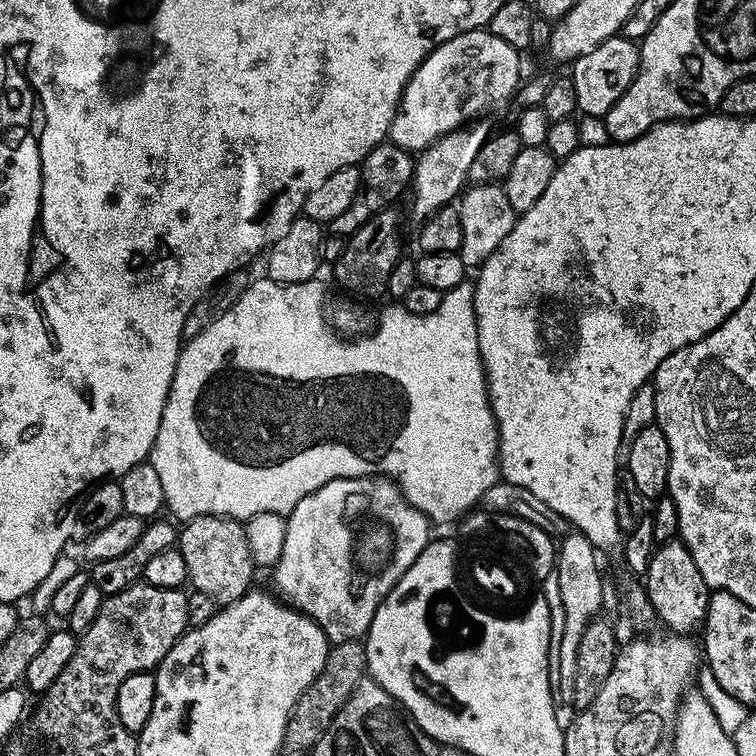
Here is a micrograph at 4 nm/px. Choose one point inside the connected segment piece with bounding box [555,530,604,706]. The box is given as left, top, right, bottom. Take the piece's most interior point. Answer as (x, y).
(582, 585)

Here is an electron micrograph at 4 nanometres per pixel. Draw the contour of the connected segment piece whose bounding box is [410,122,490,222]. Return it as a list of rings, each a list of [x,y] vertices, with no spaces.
[[[472,122],[437,138],[415,157],[416,169],[412,175],[410,197],[412,212],[424,222],[440,208],[451,205],[465,191],[469,183],[470,166],[479,148],[490,139],[490,131],[483,122]]]

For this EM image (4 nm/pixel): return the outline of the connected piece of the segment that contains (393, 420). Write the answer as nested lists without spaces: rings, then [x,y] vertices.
[[[261,278],[261,280],[253,279],[249,283],[246,294],[242,294],[242,298],[238,298],[238,302],[234,302],[232,308],[227,308],[217,320],[210,322],[210,326],[206,326],[206,330],[202,330],[202,334],[191,337],[181,347],[180,357],[176,363],[176,373],[172,379],[172,389],[168,392],[166,406],[162,410],[162,422],[158,426],[158,438],[154,442],[150,457],[150,462],[154,466],[154,470],[158,470],[158,475],[162,482],[162,494],[164,495],[167,511],[169,513],[172,511],[173,514],[171,513],[171,515],[177,521],[187,522],[194,519],[195,516],[226,516],[243,522],[250,519],[254,514],[262,514],[263,512],[287,514],[294,510],[294,506],[298,506],[298,502],[302,502],[302,498],[306,498],[306,494],[326,486],[326,482],[331,480],[349,480],[359,476],[387,476],[389,480],[394,481],[400,487],[400,493],[410,502],[410,506],[414,506],[420,513],[427,516],[433,525],[448,524],[451,520],[454,520],[453,522],[459,521],[465,514],[471,513],[479,505],[482,494],[498,481],[500,476],[500,466],[498,463],[500,437],[496,431],[496,419],[492,413],[492,402],[488,394],[488,377],[484,374],[484,363],[478,350],[478,322],[474,314],[473,285],[465,282],[459,284],[454,290],[445,292],[442,302],[438,306],[438,310],[434,310],[434,314],[426,314],[425,316],[410,314],[402,306],[392,306],[396,308],[388,308],[384,313],[381,311],[374,329],[367,335],[362,335],[359,339],[355,340],[352,338],[341,338],[330,327],[329,321],[326,319],[326,306],[324,310],[324,288],[320,283],[319,279],[307,280],[301,284],[279,284],[267,278]]]

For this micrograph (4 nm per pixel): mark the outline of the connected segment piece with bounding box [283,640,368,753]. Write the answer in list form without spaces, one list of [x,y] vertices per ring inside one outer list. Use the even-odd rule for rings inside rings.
[[[360,640],[342,642],[329,647],[328,657],[322,670],[314,678],[314,682],[310,682],[310,686],[306,686],[306,690],[302,690],[302,694],[286,722],[283,747],[287,751],[289,748],[292,752],[307,753],[315,746],[318,738],[322,738],[322,734],[326,734],[330,722],[334,722],[338,710],[342,710],[342,706],[350,698],[352,691],[360,685],[361,680],[365,679],[367,666],[368,659]]]

